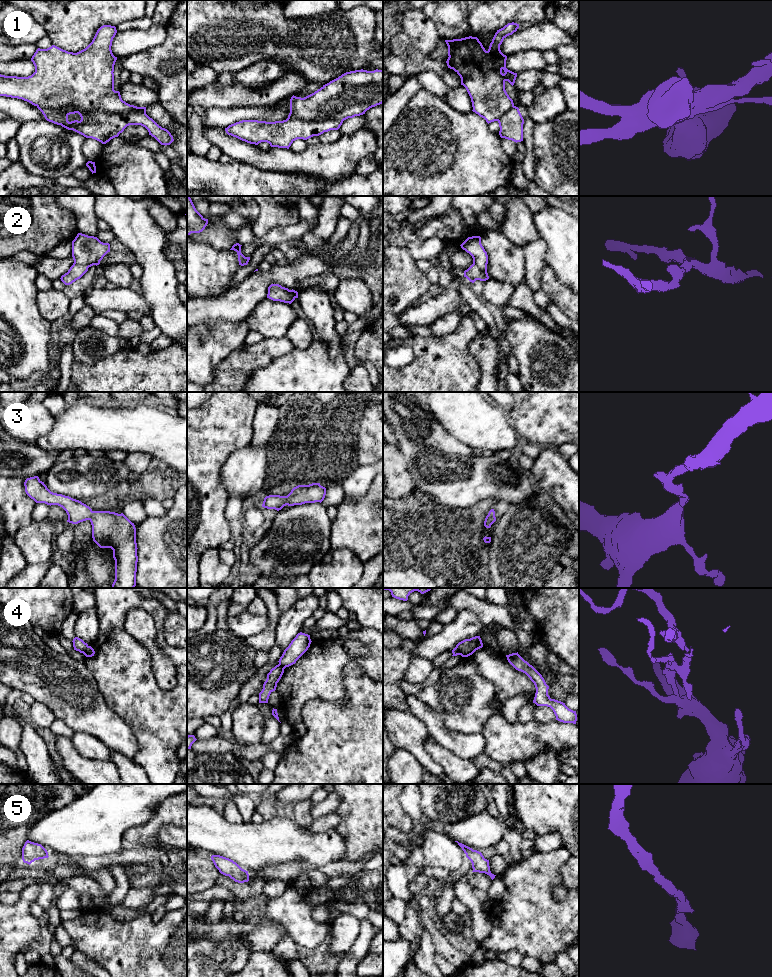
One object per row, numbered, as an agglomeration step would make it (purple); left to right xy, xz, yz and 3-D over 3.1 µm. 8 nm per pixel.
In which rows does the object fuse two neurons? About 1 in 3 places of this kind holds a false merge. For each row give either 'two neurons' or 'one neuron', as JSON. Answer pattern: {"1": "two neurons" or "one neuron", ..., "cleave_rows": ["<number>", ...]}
{"1": "two neurons", "2": "one neuron", "3": "one neuron", "4": "two neurons", "5": "one neuron", "cleave_rows": ["1", "4"]}

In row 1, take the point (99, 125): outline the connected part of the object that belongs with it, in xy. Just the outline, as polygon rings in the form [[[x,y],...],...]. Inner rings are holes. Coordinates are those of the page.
[[[37,107],[45,119],[62,127],[73,130],[86,138],[95,139],[106,144],[111,139],[118,137],[129,125],[141,125],[145,127],[149,135],[154,137],[161,145],[170,145],[174,139],[171,133],[159,126],[144,112],[128,112],[121,114],[109,114],[104,111],[84,112],[68,108],[66,110],[54,110],[46,107]],[[78,113],[81,120],[69,122],[70,114]]]

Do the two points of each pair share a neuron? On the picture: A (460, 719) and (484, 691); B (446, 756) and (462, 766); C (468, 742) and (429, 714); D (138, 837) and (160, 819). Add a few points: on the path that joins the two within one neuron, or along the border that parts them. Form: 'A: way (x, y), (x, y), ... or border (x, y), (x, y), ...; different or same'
A: way (463, 712), (477, 698); same
B: way (450, 760), (458, 766); same
C: way (457, 742), (452, 741), (436, 725); same
D: way (143, 834), (155, 824); same

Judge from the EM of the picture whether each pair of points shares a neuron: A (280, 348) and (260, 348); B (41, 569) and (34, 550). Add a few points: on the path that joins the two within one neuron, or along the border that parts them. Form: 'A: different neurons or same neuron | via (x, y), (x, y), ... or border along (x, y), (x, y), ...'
A: same neuron | via (275, 348), (265, 348)
B: different neurons | border along (49, 559), (43, 562), (28, 564)

